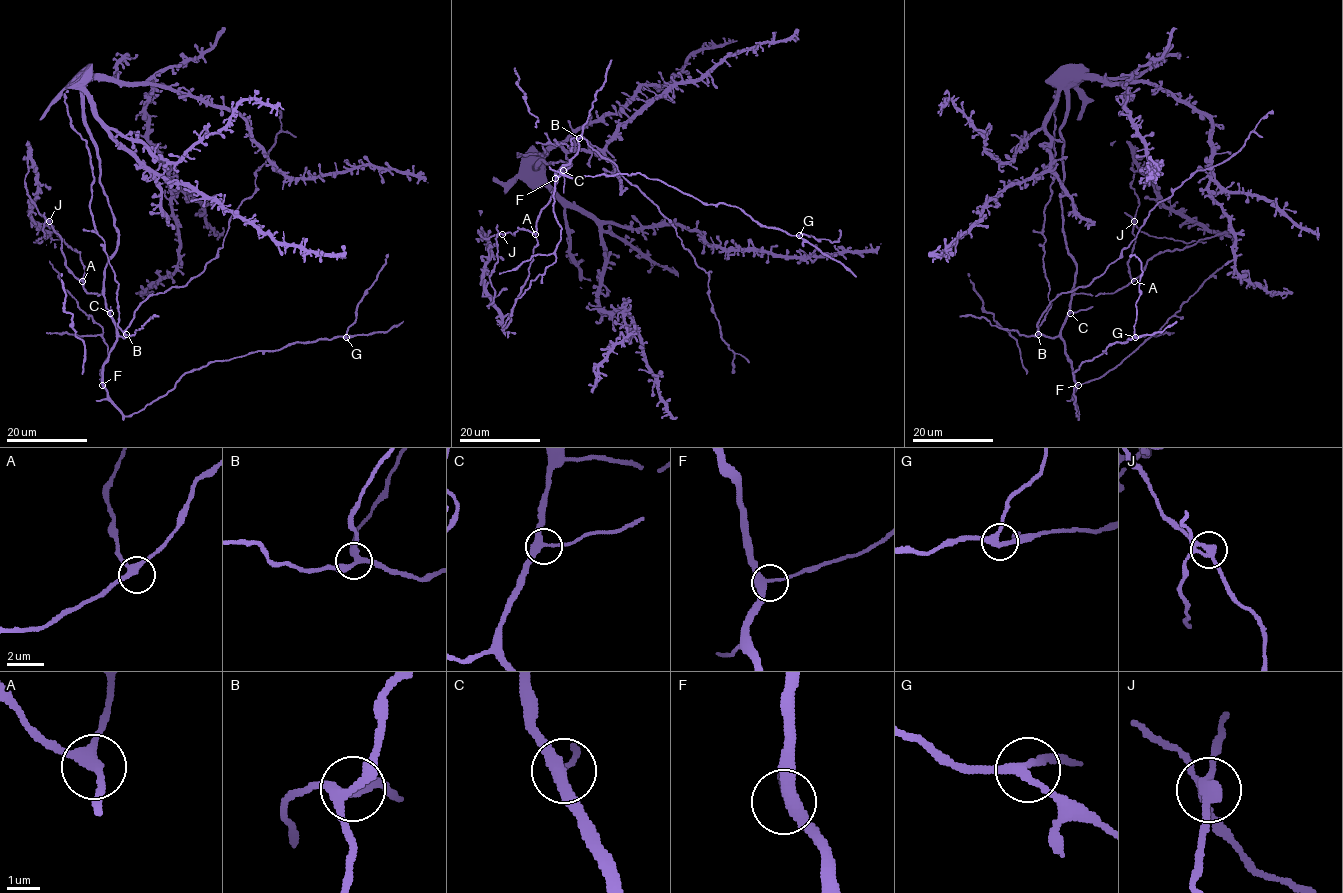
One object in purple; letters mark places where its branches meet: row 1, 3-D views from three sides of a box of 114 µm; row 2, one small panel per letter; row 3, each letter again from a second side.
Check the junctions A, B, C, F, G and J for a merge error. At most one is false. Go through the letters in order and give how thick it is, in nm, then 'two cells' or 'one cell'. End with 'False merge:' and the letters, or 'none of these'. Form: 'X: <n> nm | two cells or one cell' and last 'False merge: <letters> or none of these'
A: 280 nm | one cell
B: 280 nm | one cell
C: 320 nm | one cell
F: 280 nm | one cell
G: 240 nm | one cell
J: 240 nm | two cells
False merge: J

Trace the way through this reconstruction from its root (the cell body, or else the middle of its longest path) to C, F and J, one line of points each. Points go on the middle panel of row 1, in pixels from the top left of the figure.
C: (571, 164), (558, 176), (558, 171), (563, 170)
F: (571, 164), (558, 176), (558, 171), (570, 161), (564, 164), (555, 178)
J: (571, 164), (557, 174), (549, 203), (536, 220), (536, 230), (519, 228), (514, 235), (502, 234)

